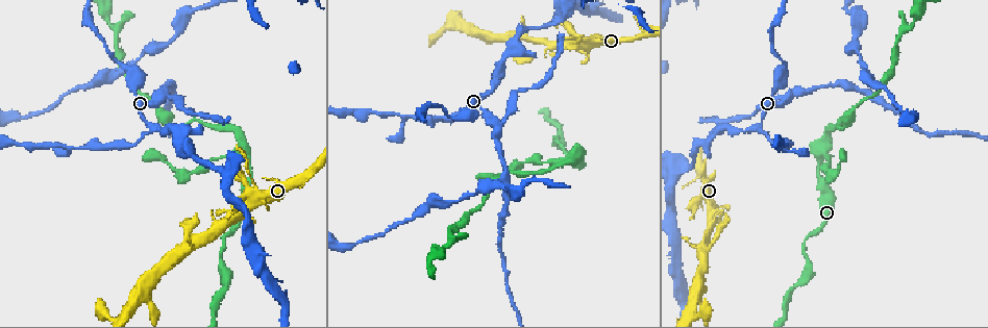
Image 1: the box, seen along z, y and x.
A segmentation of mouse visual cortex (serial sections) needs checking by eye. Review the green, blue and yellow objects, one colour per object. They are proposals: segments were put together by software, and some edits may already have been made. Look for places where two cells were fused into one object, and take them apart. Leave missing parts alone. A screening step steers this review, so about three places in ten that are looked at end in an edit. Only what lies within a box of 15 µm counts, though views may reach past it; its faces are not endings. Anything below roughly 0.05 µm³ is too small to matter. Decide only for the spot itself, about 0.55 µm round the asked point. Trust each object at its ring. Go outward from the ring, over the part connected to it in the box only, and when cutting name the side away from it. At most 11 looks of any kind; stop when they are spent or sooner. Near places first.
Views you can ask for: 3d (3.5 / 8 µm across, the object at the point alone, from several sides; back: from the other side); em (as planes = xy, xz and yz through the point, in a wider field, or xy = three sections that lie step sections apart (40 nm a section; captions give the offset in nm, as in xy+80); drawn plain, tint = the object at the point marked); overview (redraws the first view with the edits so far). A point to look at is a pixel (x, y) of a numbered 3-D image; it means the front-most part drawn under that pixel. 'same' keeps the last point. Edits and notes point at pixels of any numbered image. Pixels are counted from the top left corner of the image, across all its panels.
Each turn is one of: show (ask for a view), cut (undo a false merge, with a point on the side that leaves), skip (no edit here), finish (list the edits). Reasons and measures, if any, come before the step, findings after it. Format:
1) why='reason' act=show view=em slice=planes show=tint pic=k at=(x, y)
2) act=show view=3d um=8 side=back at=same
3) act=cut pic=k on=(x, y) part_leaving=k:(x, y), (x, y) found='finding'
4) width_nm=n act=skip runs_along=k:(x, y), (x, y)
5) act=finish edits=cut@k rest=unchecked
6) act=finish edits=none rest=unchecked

why='a narrow waist' act=show view=3d um=8 pic=1 at=(576, 37)

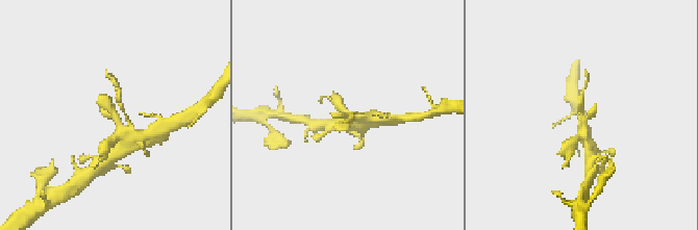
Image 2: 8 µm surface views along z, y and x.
why='shape alone is not enough' act=show view=em slice=xy step=1 show=tint pic=2 at=(115, 120)

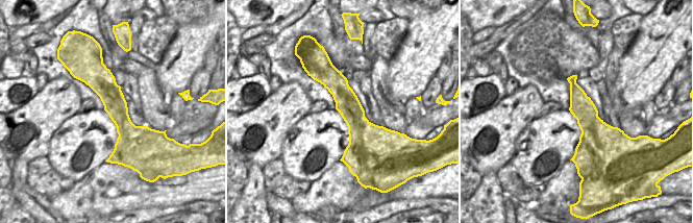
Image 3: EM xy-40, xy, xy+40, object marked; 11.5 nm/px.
act=cut pic=2 on=(119, 100) found='a second cell is stuck on'

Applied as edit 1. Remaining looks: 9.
why='sudden change in width' act=show view=3d um=3.5 pic=1 at=(237, 151)

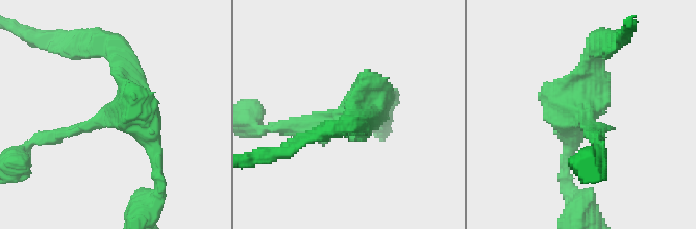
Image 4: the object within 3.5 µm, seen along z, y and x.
arms=3 arm_widths_nm=150,200,350 act=show view=em slice=xy step=5 show=tint pic=4 at=(580, 116)

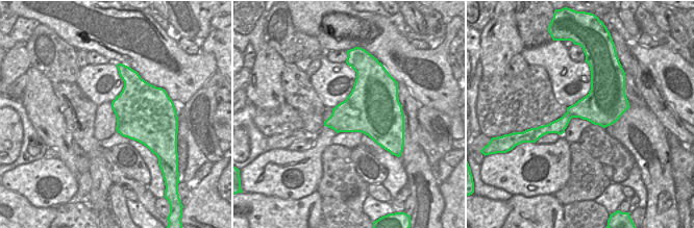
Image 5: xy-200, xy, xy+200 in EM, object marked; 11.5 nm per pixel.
width_nm=550 act=skip runs_along=4:(158, 169), (110, 48) found='all the same cell'

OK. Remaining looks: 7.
why='sudden change in width' act=show view=3d um=3.5 pic=1 at=(497, 123)

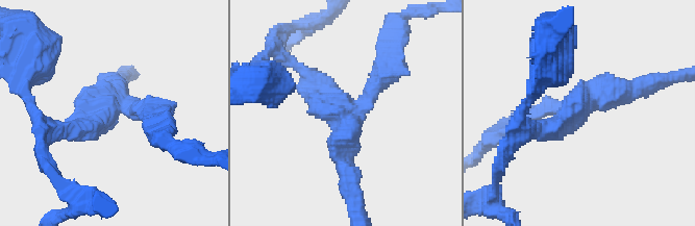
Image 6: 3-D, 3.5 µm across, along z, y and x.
act=show view=em slice=xy step=1 show=tint pic=6 at=(107, 103)

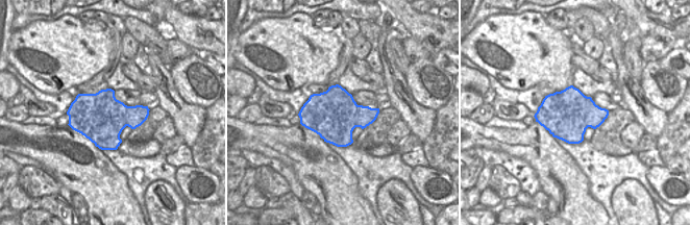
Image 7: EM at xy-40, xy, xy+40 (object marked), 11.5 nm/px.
arm_widths_nm=250,250,300 act=skip found='continuous, no second cell'

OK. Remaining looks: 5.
why='three arms meet' act=show view=3d um=3.5 side=back pic=1 at=(146, 294)

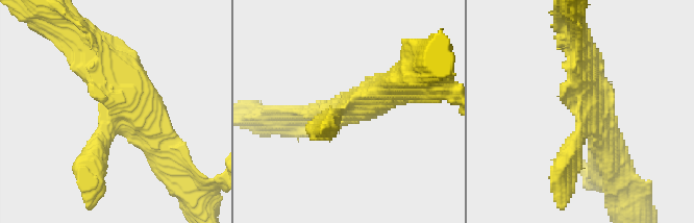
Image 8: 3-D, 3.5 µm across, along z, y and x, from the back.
arms=3 arm_widths_nm=250,350,450 act=show view=em slice=planes show=tint pic=8 at=(114, 114)

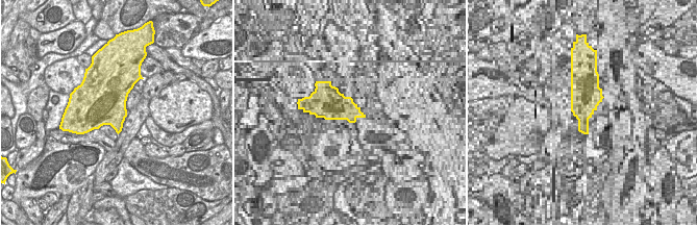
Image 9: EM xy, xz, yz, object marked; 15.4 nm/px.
act=skip runs_along=8:(89, 43), (130, 84), (162, 155) found='continuous, no second cell'

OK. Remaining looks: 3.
act=finish edits=cut@2 rest=unchecked

